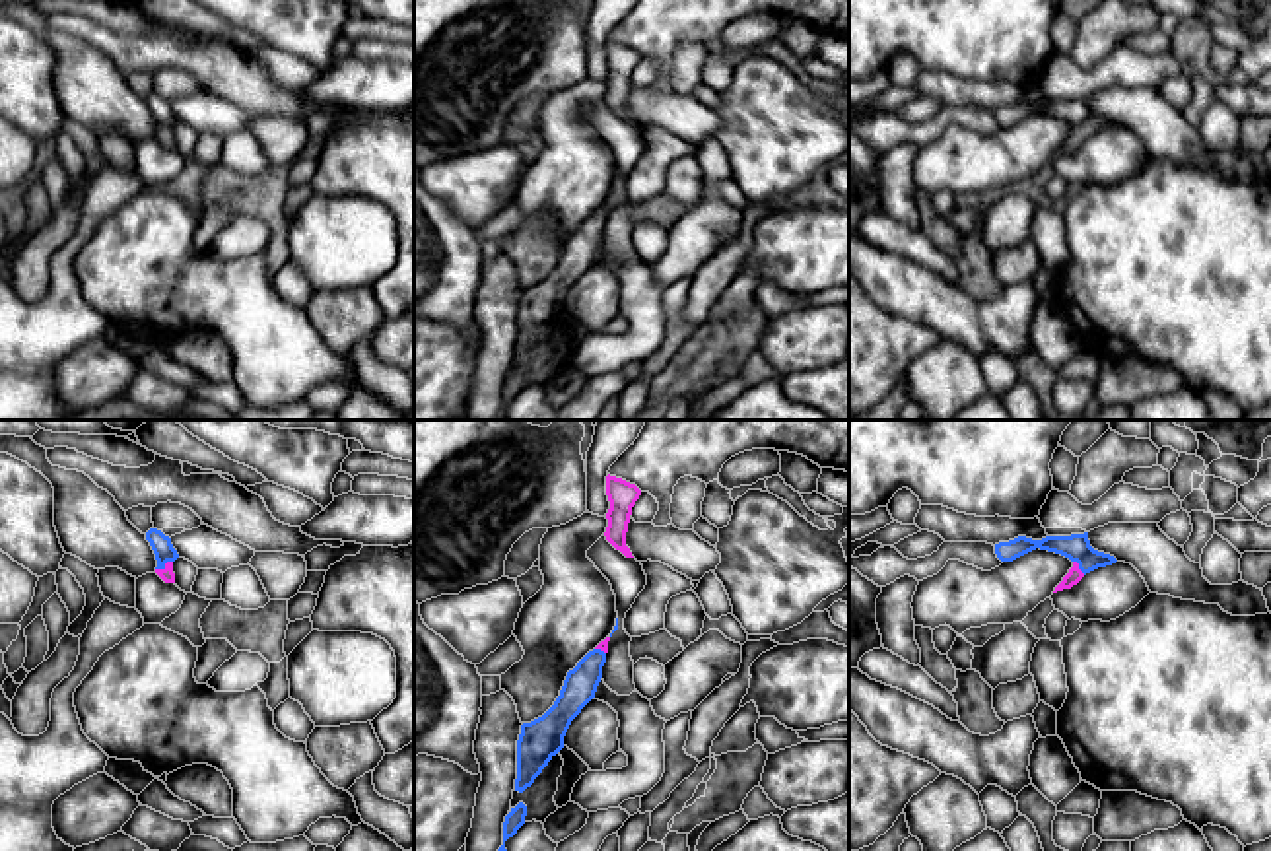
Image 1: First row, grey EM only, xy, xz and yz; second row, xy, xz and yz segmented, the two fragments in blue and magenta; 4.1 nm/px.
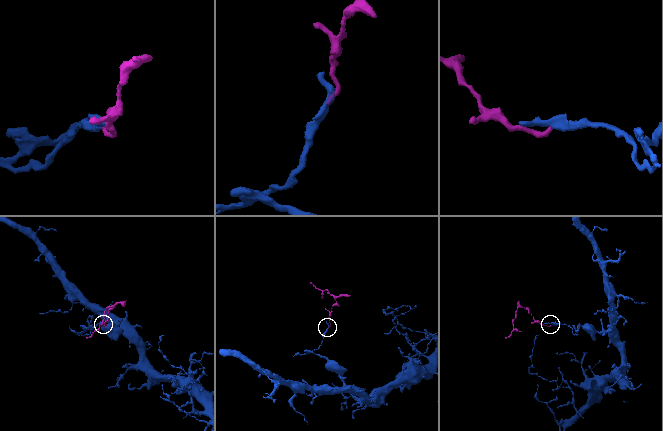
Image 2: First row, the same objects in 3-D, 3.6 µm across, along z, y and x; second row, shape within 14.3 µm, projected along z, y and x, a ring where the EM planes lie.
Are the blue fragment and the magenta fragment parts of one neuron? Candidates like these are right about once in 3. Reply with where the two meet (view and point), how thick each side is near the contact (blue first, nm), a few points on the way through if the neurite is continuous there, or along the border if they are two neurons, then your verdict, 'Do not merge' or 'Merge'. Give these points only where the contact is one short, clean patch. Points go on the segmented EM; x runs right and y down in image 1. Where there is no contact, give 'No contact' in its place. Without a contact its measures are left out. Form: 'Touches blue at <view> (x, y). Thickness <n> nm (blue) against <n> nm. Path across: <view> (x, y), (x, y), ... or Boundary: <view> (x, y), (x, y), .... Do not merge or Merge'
Touches blue at xy (164, 566). Thickness 90 nm (blue) against 60 nm. Path across: xy (162, 546), (164, 566), (168, 576). Merge

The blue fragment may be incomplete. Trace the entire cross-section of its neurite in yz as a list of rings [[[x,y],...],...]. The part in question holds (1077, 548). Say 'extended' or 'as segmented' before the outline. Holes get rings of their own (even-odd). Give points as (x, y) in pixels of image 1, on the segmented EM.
extended; [[[1088,532],[1071,536],[1046,536],[1042,540],[1018,536],[1014,540],[995,544],[995,554],[1001,562],[1013,562],[1036,548],[1061,554],[1073,562],[1073,567],[1053,593],[1071,589],[1086,573],[1117,562],[1114,556],[1094,550],[1090,546]]]

